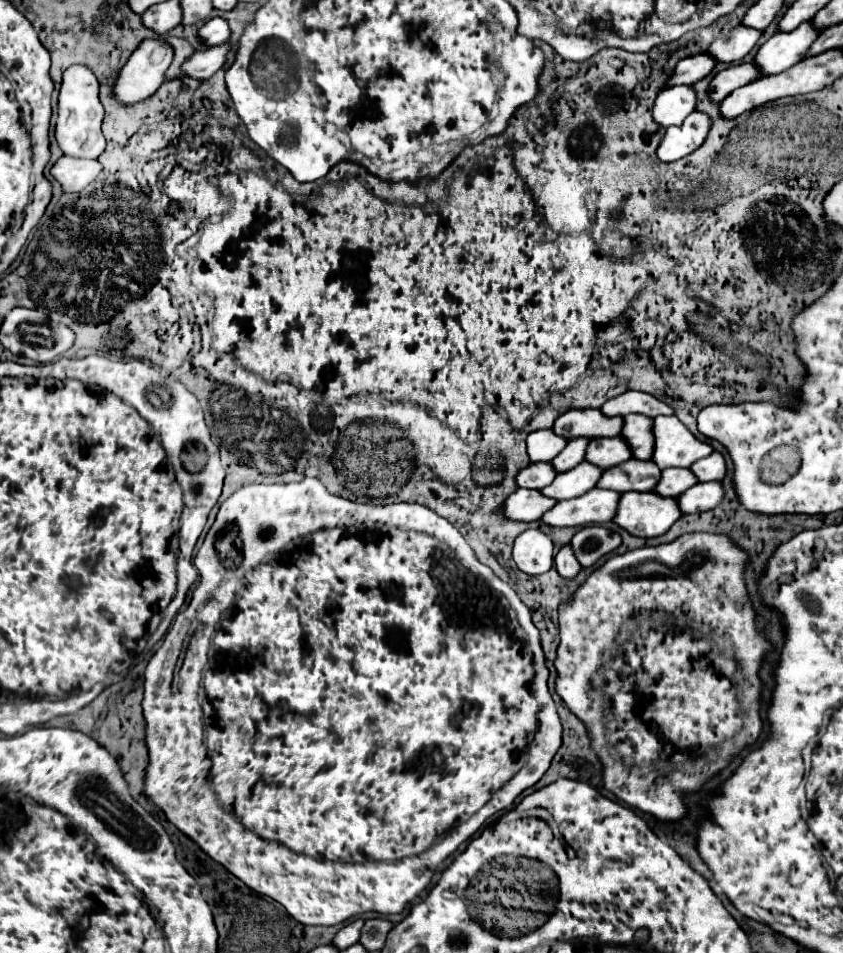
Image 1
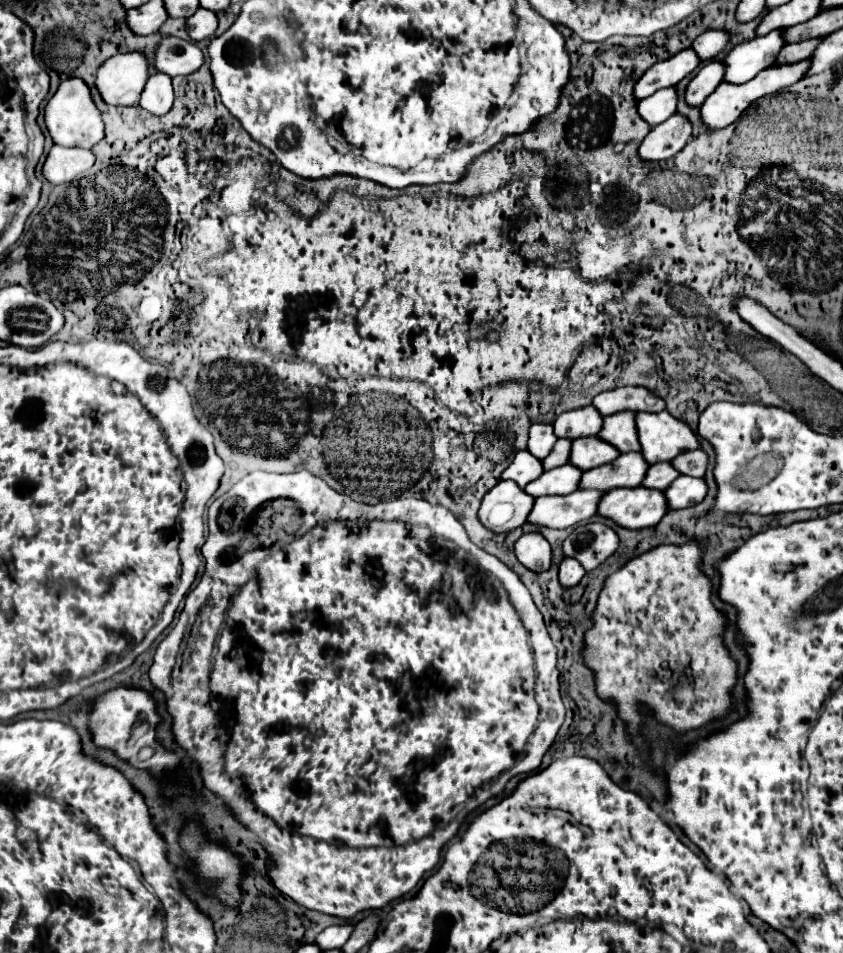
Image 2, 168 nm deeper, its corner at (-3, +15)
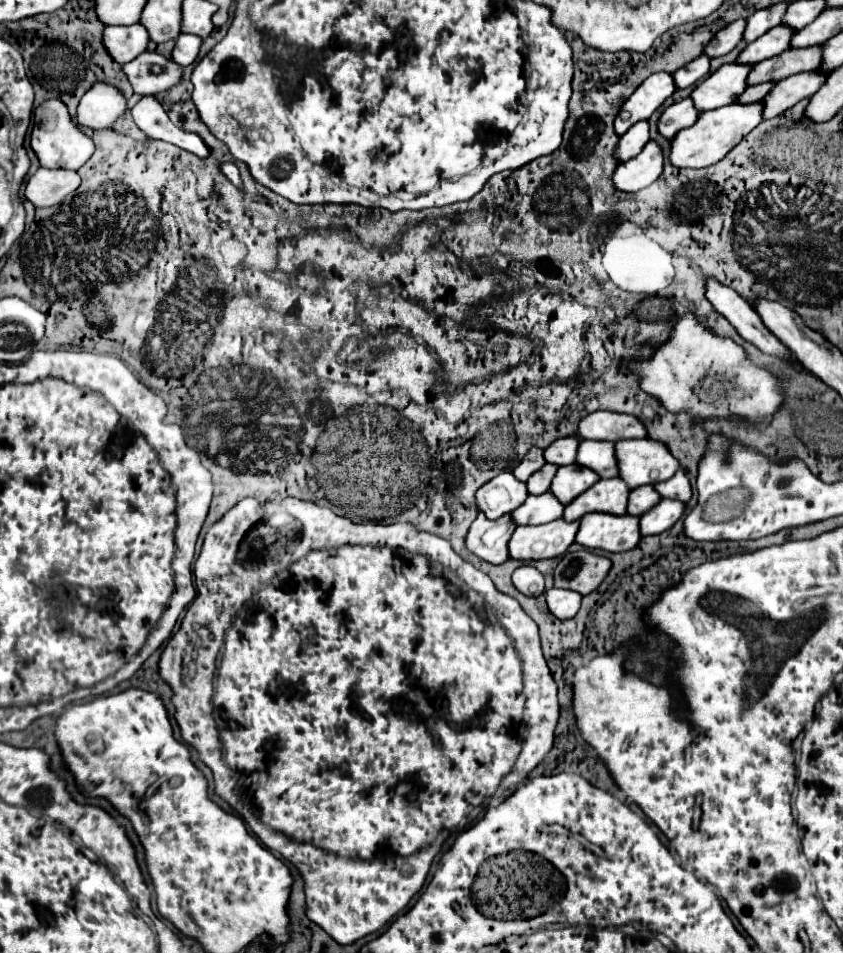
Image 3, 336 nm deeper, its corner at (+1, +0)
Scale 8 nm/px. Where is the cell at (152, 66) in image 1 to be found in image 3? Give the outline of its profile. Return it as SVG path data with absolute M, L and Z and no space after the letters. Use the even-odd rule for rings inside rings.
M96 83L82 99L72 117L78 127L106 129L126 111L126 99L122 93L106 83Z

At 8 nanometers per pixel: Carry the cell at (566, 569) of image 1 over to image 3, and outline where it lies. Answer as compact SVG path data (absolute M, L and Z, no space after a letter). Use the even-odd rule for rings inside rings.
M548 589L546 593L546 603L548 603L548 609L554 617L558 619L572 619L578 609L580 609L580 601L582 601L582 595L576 593L576 591L570 591L570 589Z

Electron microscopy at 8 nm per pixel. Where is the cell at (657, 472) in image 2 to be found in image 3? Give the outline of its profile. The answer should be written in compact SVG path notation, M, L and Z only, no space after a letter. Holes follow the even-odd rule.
M652 485L638 487L638 489L630 491L630 497L628 497L628 515L640 517L648 509L652 509L658 501L660 501L660 495L654 491Z

